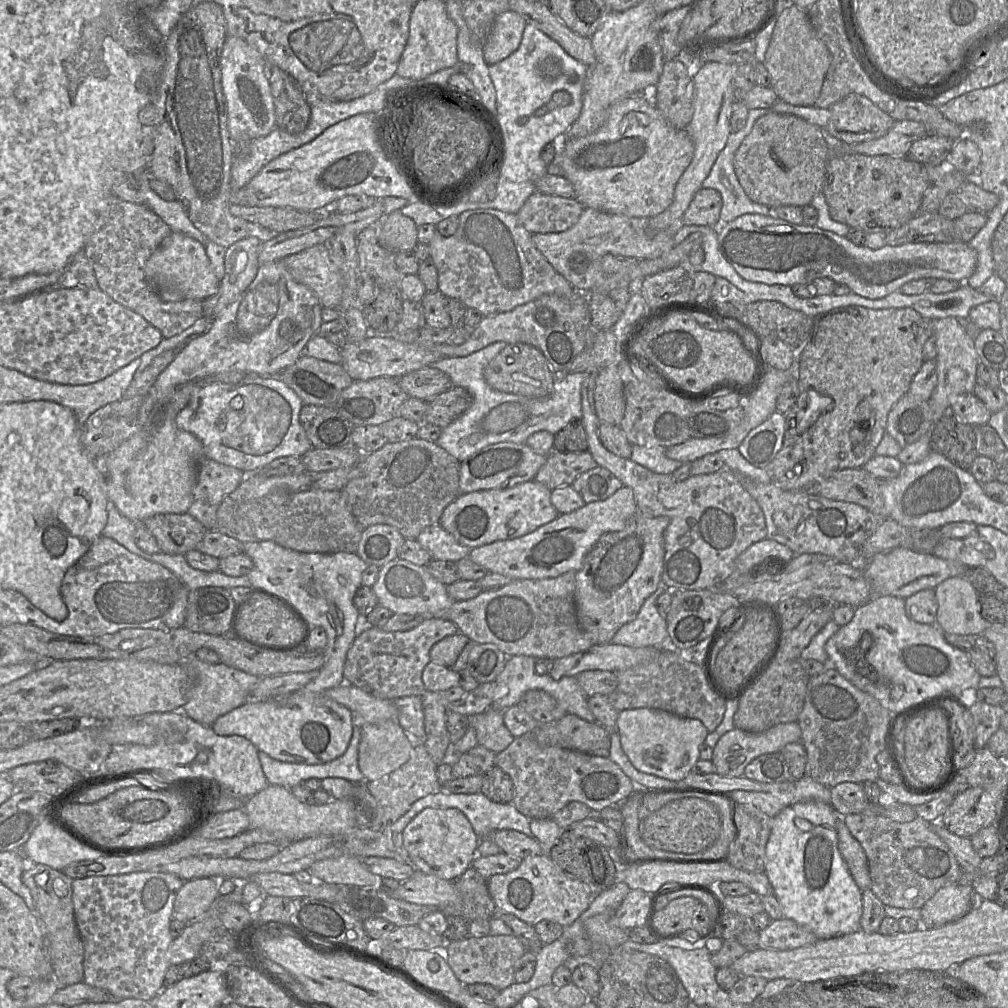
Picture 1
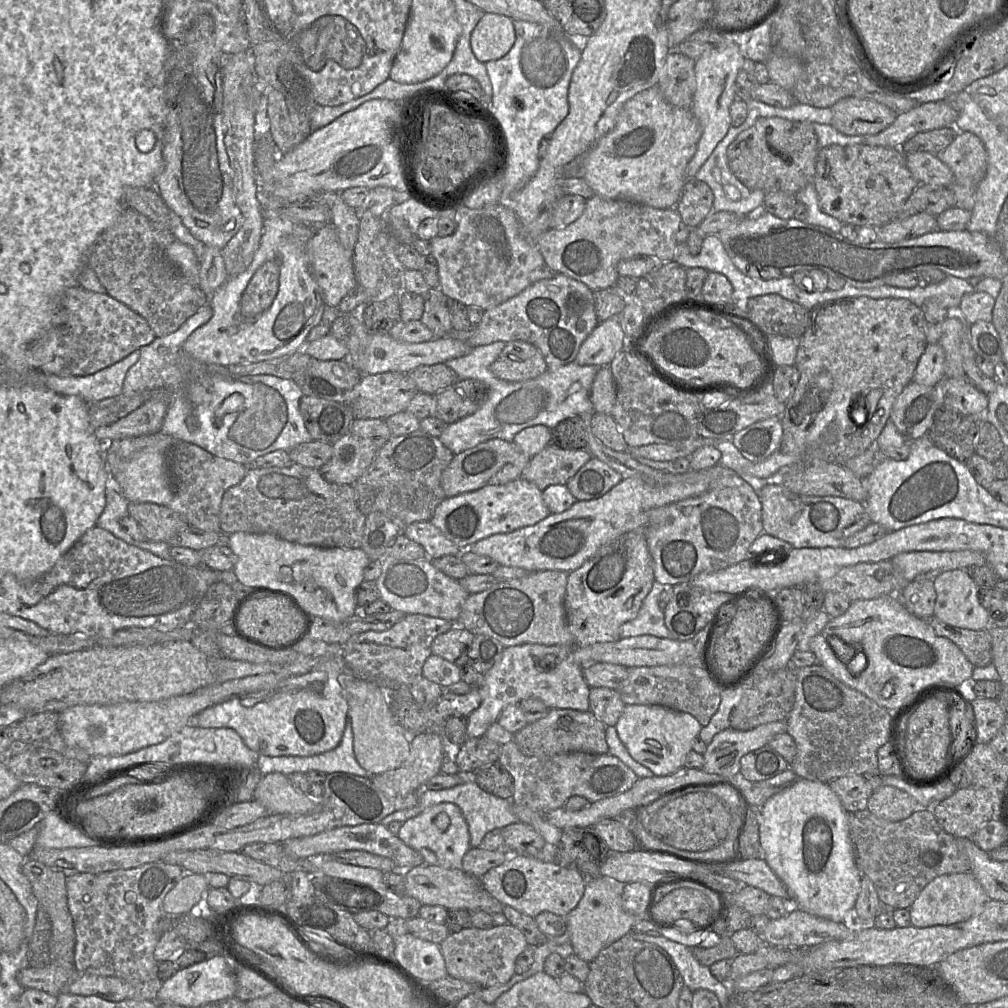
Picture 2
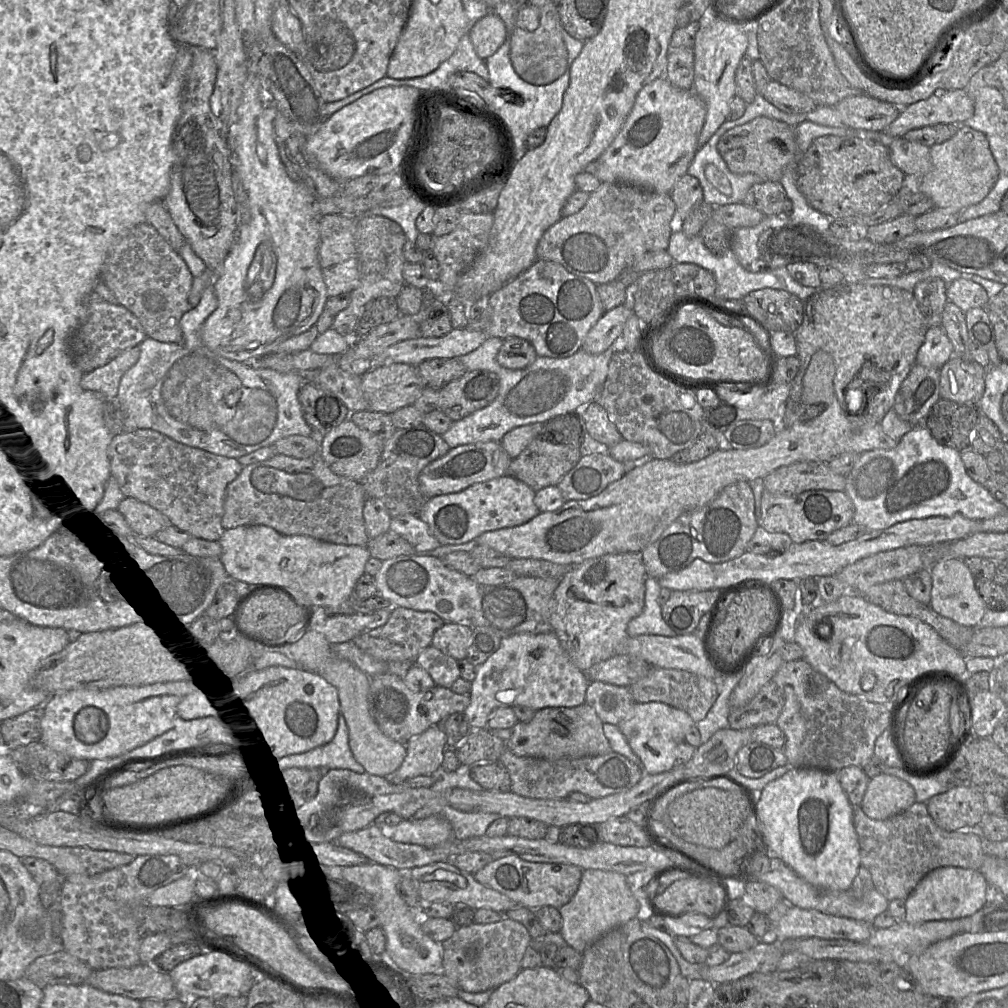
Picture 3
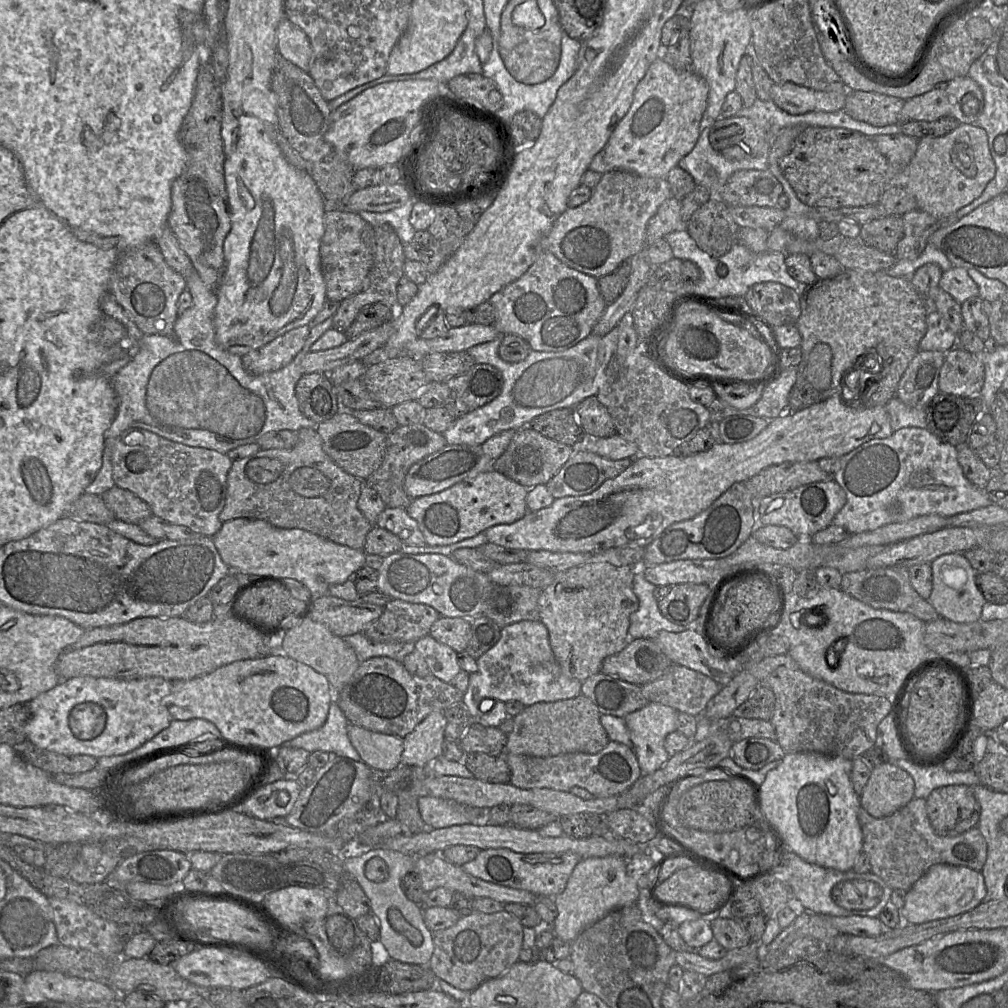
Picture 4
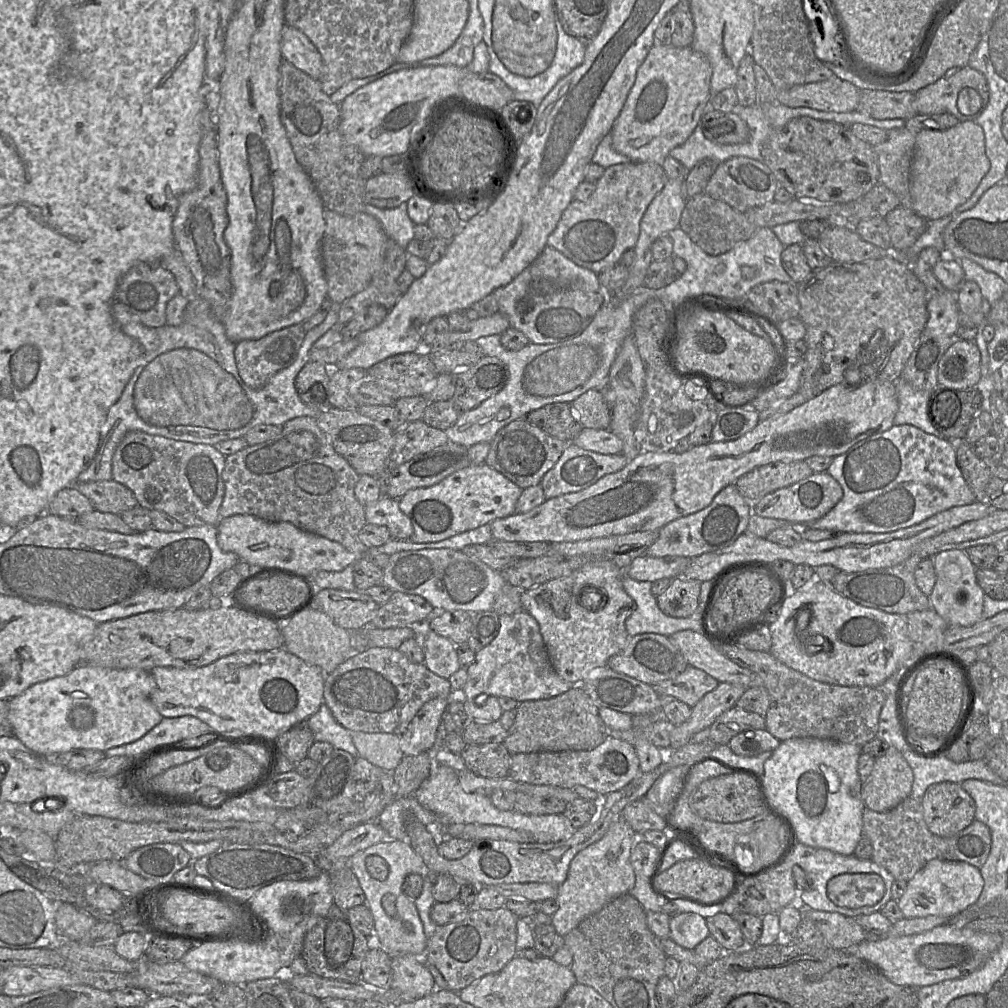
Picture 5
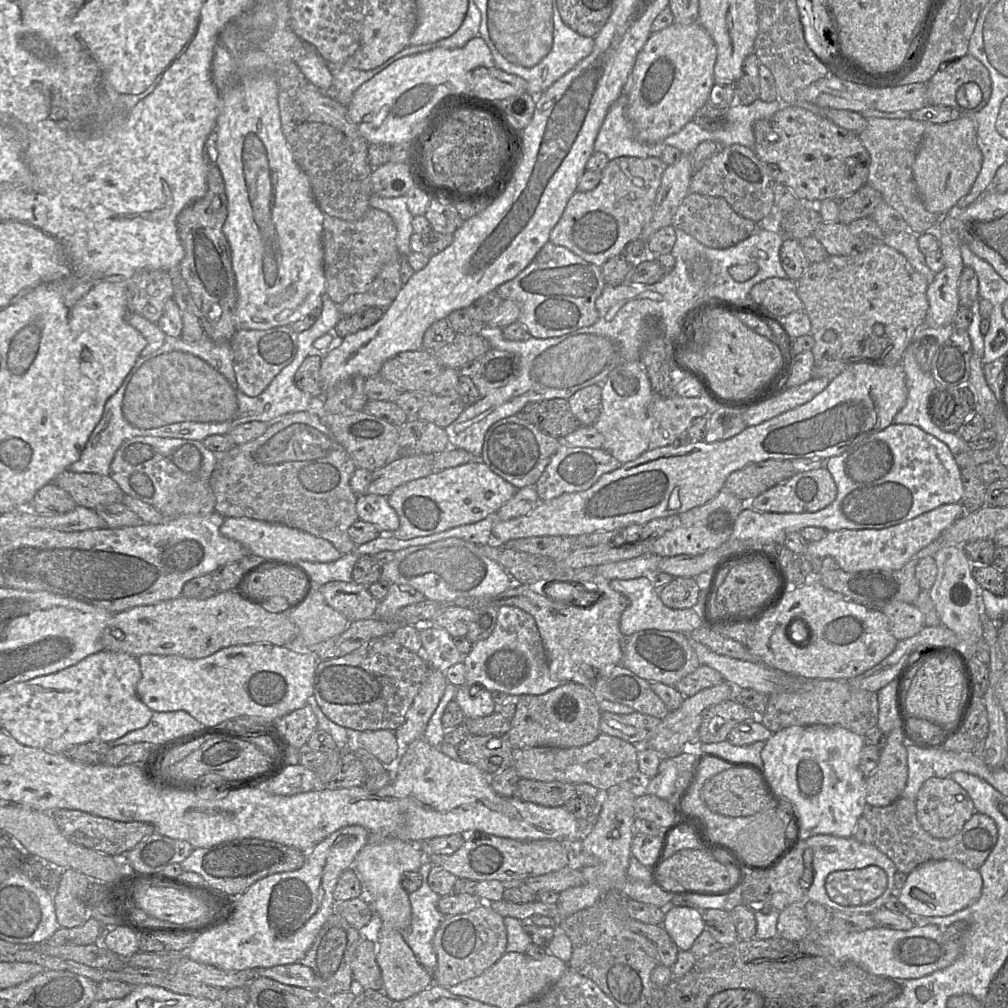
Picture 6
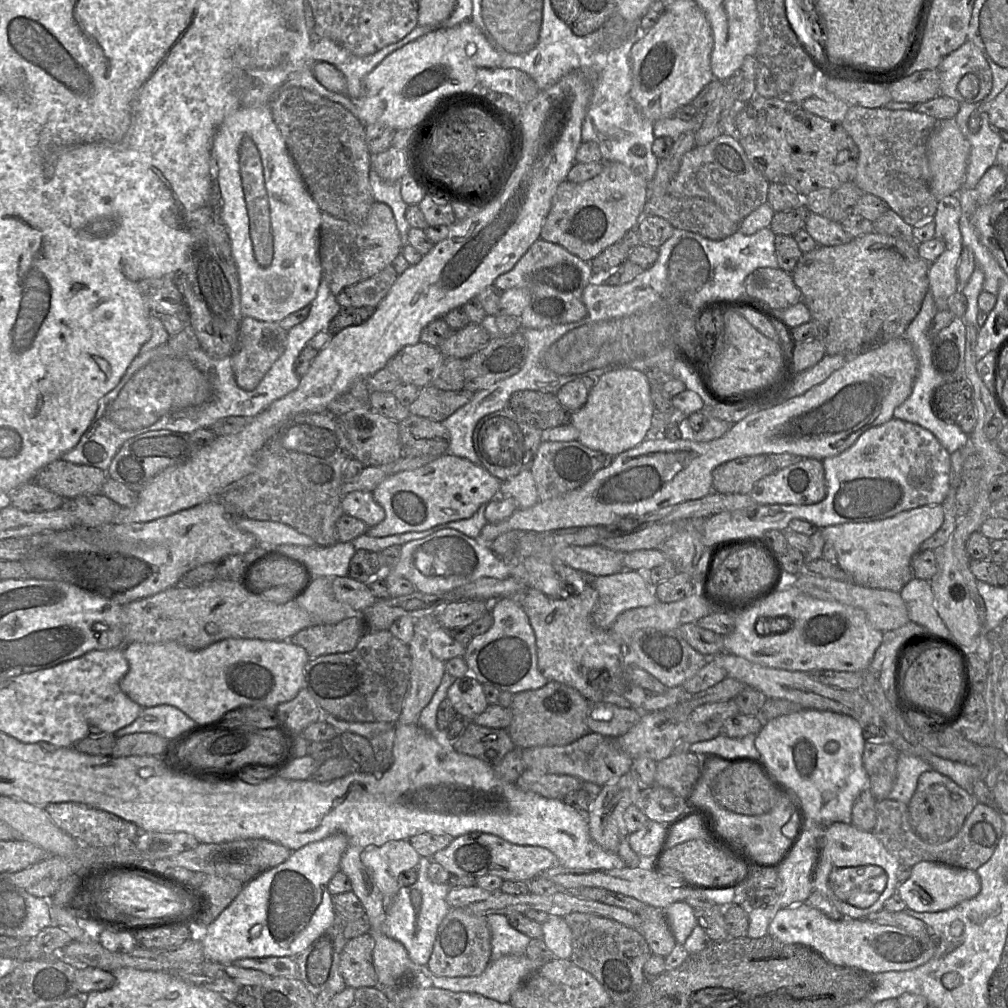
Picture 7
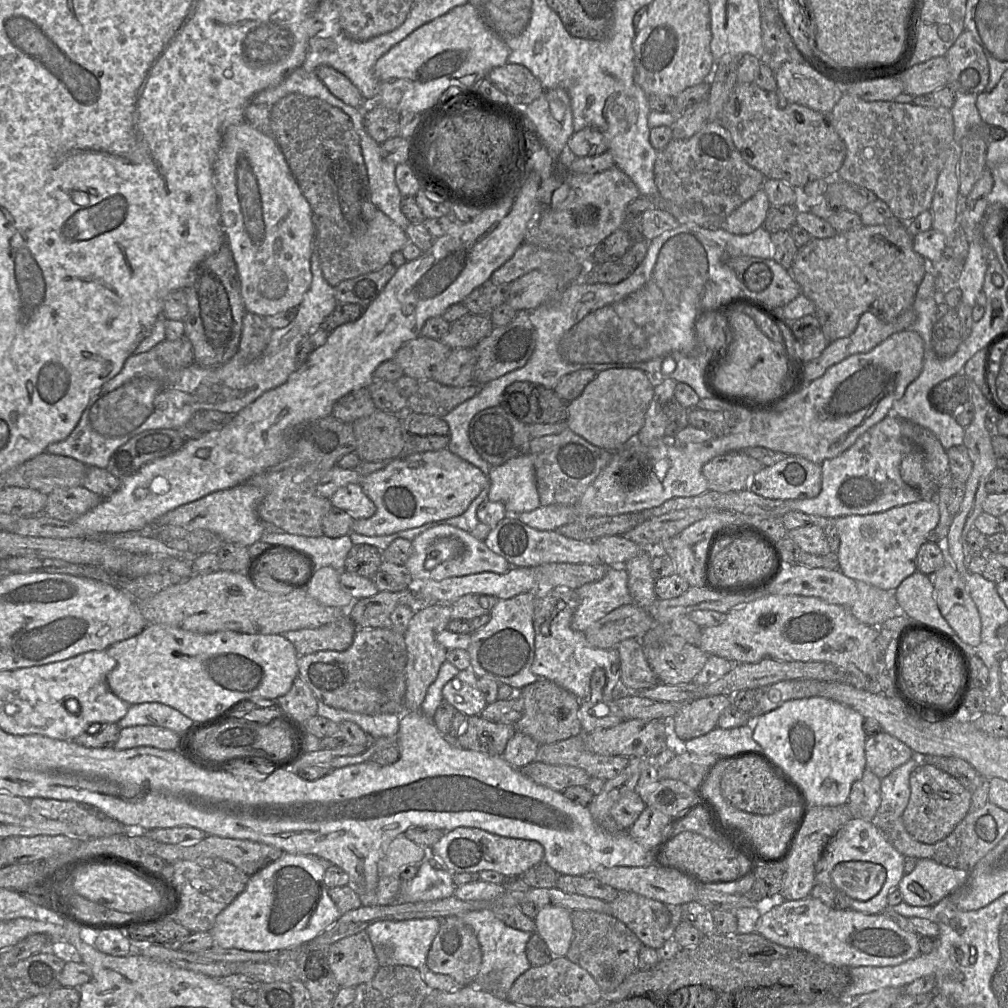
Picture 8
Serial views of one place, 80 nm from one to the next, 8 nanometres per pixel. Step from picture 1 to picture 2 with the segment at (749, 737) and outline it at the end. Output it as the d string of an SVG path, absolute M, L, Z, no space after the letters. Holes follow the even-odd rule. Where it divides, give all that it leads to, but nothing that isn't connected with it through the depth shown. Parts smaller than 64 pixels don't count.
M785 721L762 724L751 730L725 729L707 745L702 770L709 774L733 777L740 772L742 756L768 745L775 735L785 732Z

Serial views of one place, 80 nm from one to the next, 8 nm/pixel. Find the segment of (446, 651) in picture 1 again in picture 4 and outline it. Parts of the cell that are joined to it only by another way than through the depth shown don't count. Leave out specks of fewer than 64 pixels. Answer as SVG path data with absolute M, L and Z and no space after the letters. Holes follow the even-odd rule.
M440 616L432 625L430 635L460 653L466 650L471 636L471 620L461 617Z

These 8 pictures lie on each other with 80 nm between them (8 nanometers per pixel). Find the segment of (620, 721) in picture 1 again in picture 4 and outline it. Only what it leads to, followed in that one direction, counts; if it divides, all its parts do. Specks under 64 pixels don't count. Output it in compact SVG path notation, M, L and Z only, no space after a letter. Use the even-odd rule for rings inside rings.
M649 702L624 717L642 775L668 761L664 743L666 736L677 730L677 712L670 706Z

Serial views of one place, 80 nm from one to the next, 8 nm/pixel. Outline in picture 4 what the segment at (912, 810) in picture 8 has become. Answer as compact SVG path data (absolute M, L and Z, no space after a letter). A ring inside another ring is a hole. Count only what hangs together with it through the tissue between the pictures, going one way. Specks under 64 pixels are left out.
M943 786L934 789L927 797L927 816L938 835L954 837L977 826L981 807L972 787Z

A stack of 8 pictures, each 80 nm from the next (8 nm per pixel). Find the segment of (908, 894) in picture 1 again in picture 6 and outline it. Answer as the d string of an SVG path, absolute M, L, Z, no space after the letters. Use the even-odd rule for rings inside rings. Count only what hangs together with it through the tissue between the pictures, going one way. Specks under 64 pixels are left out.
M902 797L885 807L866 803L862 815L875 829L874 845L894 863L898 872L907 875L929 860L956 860L978 870L987 860L998 839L995 821L979 812L975 812L953 837L934 838L921 827L916 815L915 800Z

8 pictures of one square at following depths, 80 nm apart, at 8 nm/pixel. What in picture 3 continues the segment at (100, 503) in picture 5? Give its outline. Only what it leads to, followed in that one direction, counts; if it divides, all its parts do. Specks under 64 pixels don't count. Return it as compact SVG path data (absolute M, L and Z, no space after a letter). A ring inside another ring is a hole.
M125 497L118 510L128 524L129 532L143 537L154 537L157 532L171 524L160 511L132 497Z

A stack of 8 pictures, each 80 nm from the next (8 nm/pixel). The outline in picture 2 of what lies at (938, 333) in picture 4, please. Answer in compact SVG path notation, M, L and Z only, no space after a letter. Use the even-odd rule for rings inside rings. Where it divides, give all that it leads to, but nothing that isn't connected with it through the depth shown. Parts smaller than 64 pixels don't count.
M937 342L927 344L920 356L912 381L924 386L937 386L944 378L945 352Z

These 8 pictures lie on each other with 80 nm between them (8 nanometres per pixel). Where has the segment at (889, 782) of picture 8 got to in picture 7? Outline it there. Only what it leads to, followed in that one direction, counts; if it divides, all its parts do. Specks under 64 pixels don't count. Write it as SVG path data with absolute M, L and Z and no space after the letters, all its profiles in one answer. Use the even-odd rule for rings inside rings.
M899 753L896 779L888 799L900 801L908 806L916 788L920 775L932 767L921 758Z

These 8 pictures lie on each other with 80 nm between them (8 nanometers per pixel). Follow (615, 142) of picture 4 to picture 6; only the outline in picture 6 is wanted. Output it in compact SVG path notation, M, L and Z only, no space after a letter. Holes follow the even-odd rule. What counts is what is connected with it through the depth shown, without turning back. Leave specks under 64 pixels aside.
M674 22L650 35L623 87L628 98L626 117L636 140L643 144L660 144L692 121L695 113L707 103L715 84L716 57L716 45L699 22L690 25Z

